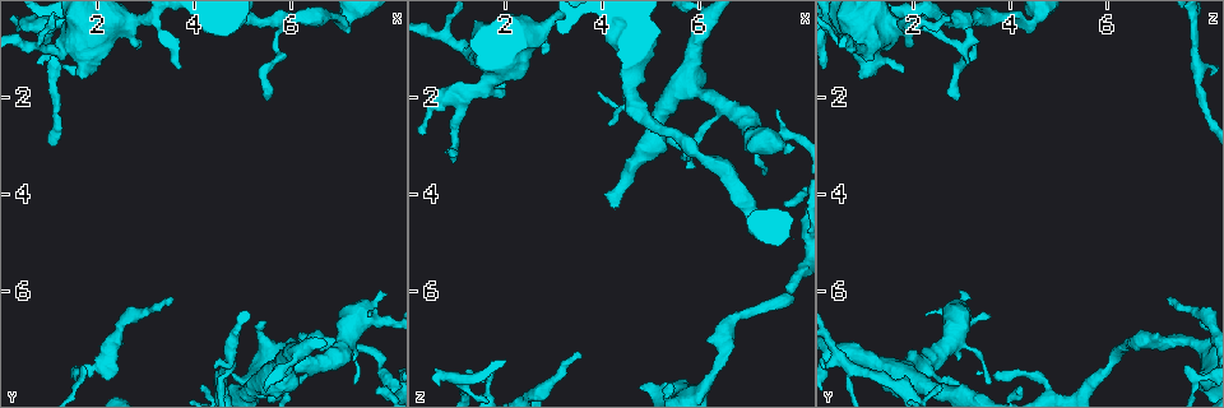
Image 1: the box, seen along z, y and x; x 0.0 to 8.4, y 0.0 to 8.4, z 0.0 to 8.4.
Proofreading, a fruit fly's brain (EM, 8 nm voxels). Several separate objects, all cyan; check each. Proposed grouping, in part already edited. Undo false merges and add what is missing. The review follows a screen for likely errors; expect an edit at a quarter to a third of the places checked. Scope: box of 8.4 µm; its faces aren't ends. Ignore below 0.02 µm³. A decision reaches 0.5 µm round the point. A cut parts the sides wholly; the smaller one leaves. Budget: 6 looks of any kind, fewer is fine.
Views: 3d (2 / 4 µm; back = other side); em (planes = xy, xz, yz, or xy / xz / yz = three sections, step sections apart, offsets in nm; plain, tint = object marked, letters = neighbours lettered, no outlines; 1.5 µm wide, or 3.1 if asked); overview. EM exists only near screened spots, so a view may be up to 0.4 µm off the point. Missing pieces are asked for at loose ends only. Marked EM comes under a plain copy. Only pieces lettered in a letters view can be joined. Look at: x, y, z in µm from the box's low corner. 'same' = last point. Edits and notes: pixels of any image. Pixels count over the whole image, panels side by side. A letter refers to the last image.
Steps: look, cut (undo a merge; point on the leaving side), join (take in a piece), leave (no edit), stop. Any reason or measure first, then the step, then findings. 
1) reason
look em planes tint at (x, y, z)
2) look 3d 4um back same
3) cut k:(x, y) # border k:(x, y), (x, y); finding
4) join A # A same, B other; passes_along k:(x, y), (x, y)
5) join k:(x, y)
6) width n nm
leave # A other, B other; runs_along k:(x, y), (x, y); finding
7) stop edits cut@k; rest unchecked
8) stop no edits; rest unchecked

an open end
look em planes letters at (5.45, 2.05, 2.90)

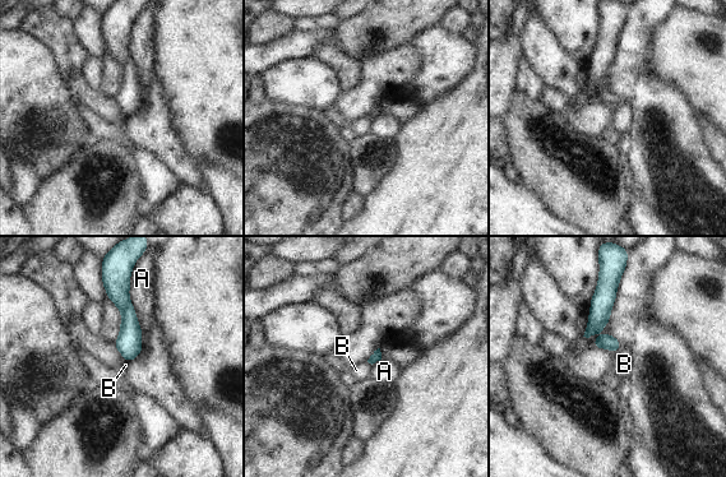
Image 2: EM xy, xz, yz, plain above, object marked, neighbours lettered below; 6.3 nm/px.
leave # A other, B other; border 2:(620, 343), (615, 353); no lettered piece goes on from it

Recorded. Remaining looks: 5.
free end
look em xz step 8 tint at (0.85, 0.65, 3.20)

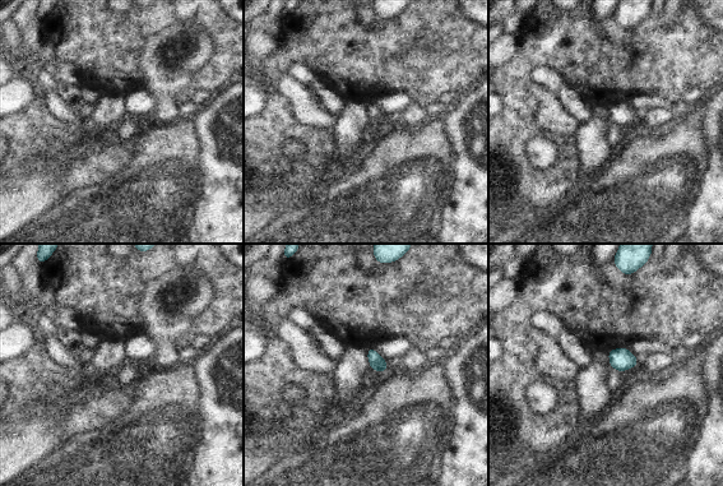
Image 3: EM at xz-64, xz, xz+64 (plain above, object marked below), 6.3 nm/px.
look em planes letters same

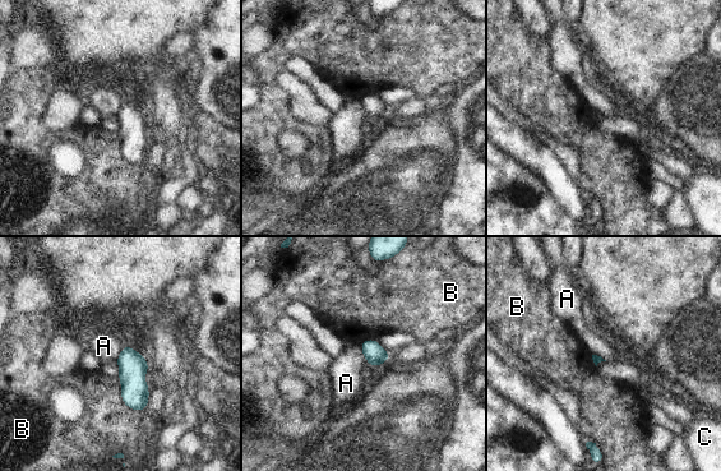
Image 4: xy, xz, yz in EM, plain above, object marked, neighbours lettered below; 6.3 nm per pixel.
leave # A other, B other, C other; border 4:(359, 343), (368, 363); no lettered piece goes on from it

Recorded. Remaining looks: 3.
thick end
look em planes letters at (1.65, 1.65, 0.95)

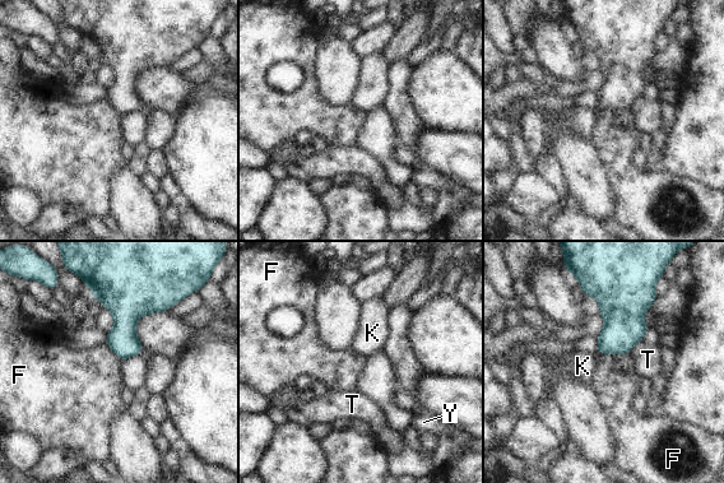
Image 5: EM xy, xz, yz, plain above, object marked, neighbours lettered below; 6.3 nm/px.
leave # F other, K other, T other, Y other; border 5:(598, 353), (615, 353), (617, 356); no lettered piece goes on from it

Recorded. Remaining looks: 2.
stop no edits; rest unchecked

